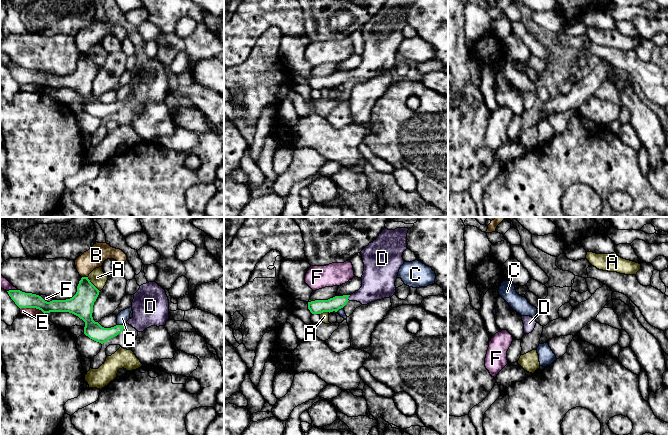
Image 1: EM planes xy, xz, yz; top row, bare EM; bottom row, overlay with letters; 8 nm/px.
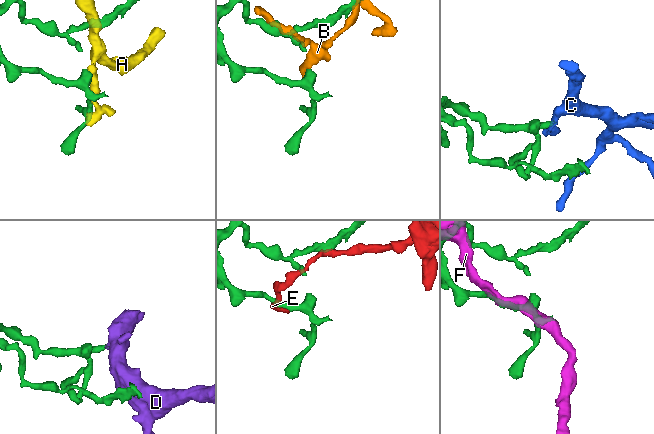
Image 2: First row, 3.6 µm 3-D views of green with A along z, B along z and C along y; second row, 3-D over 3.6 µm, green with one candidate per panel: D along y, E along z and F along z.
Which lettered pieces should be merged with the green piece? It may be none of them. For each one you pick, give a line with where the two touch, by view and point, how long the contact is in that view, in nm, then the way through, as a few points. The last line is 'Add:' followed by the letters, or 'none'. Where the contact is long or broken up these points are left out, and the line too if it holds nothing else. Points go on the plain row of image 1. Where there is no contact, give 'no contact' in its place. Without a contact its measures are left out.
D: meets green in xz at (347, 74); contact 50 nm long; runs through xz (333, 80), (347, 74), (365, 71), (375, 62)
Add: D

